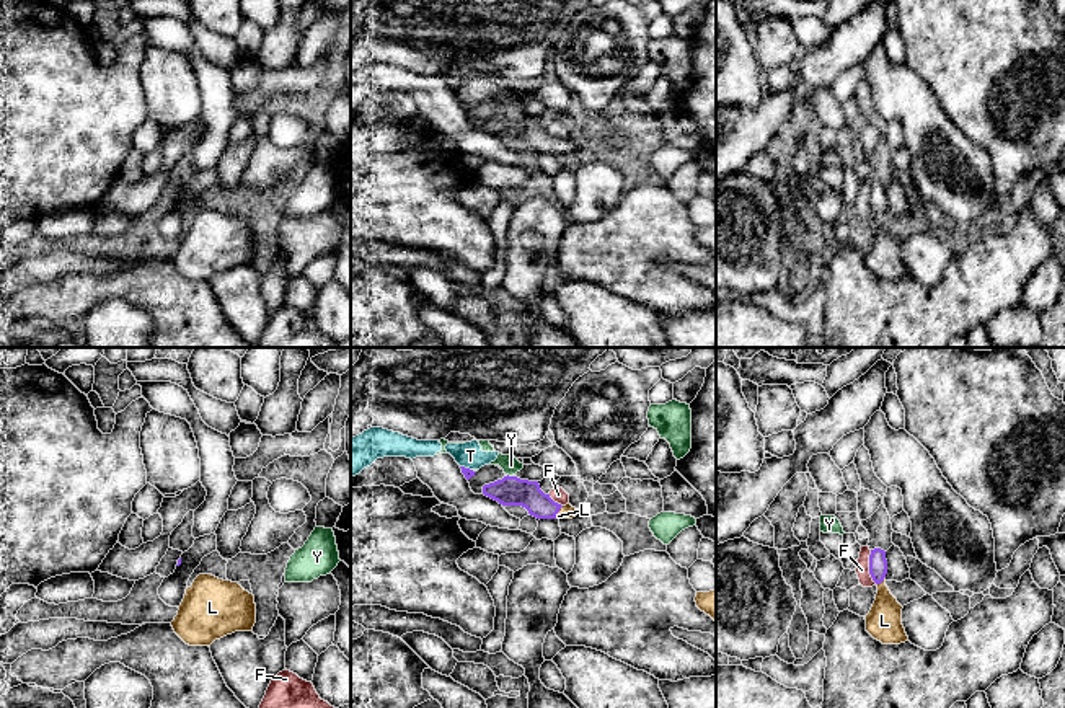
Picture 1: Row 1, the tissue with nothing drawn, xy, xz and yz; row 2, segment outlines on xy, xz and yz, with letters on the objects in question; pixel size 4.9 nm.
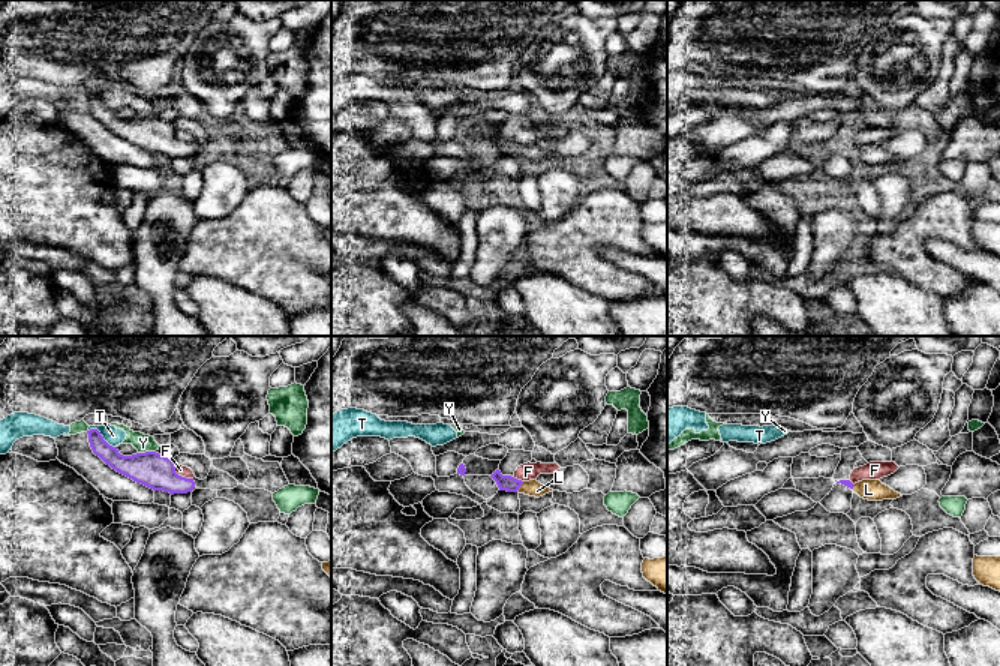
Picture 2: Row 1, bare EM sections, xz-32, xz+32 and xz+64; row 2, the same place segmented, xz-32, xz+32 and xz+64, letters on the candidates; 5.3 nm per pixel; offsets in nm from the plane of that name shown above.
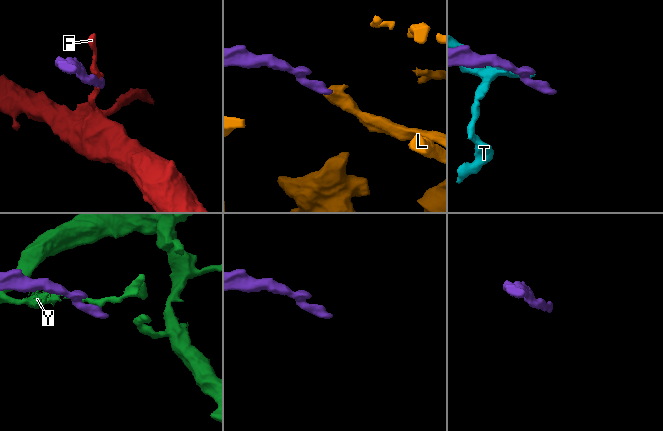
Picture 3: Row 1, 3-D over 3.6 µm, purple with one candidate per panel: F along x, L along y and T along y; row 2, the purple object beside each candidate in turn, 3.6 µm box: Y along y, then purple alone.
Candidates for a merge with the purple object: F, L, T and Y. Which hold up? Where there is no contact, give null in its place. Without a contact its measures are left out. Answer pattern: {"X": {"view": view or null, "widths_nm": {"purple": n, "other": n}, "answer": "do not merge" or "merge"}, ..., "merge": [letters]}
{"F": {"view": "yz", "widths_nm": {"purple": 100, "other": 70}, "answer": "do not merge"}, "L": {"view": "xz", "widths_nm": {"purple": 140, "other": 70}, "answer": "merge"}, "T": {"view": "xz", "widths_nm": {"purple": 50, "other": 130}, "answer": "do not merge"}, "Y": {"view": "xz", "widths_nm": {"purple": 140, "other": 90}, "answer": "do not merge"}, "merge": ["L"]}

